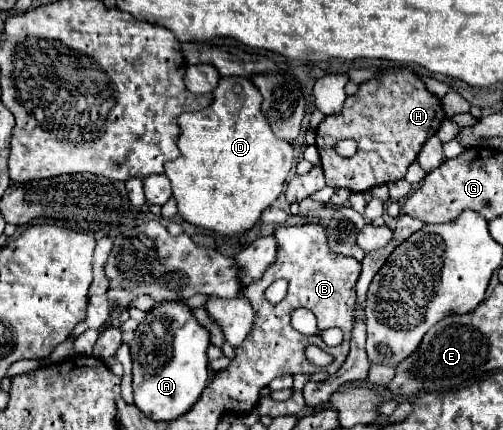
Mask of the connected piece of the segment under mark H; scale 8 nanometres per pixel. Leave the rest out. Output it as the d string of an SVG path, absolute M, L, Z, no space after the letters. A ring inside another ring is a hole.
M395 69L385 71L379 79L371 79L367 83L361 83L359 91L345 99L341 115L325 117L321 125L317 127L317 149L321 155L321 167L327 179L327 185L331 187L345 187L355 193L365 193L371 187L383 185L383 183L395 183L405 177L407 167L417 159L417 153L421 151L423 143L433 137L443 123L445 113L441 107L441 101L431 95L423 81L407 69ZM341 139L355 139L357 141L357 153L353 157L339 157L335 153L335 143Z

